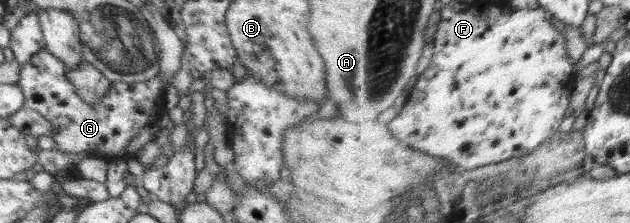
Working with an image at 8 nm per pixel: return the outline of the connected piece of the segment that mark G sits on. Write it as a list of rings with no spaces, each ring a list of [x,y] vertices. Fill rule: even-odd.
[[[40,50],[31,57],[28,63],[20,64],[20,79],[16,84],[22,88],[24,94],[24,106],[37,111],[42,117],[45,117],[52,126],[54,126],[54,141],[57,143],[57,149],[68,151],[68,153],[83,153],[86,151],[92,152],[90,157],[98,157],[105,162],[114,162],[122,159],[127,162],[130,156],[118,157],[119,153],[136,138],[136,134],[144,127],[155,124],[157,117],[165,111],[164,107],[164,87],[163,81],[154,76],[152,79],[136,82],[112,82],[108,91],[102,96],[102,99],[97,104],[89,104],[85,102],[76,91],[74,84],[67,78],[66,66],[55,55],[52,55],[48,50]]]

